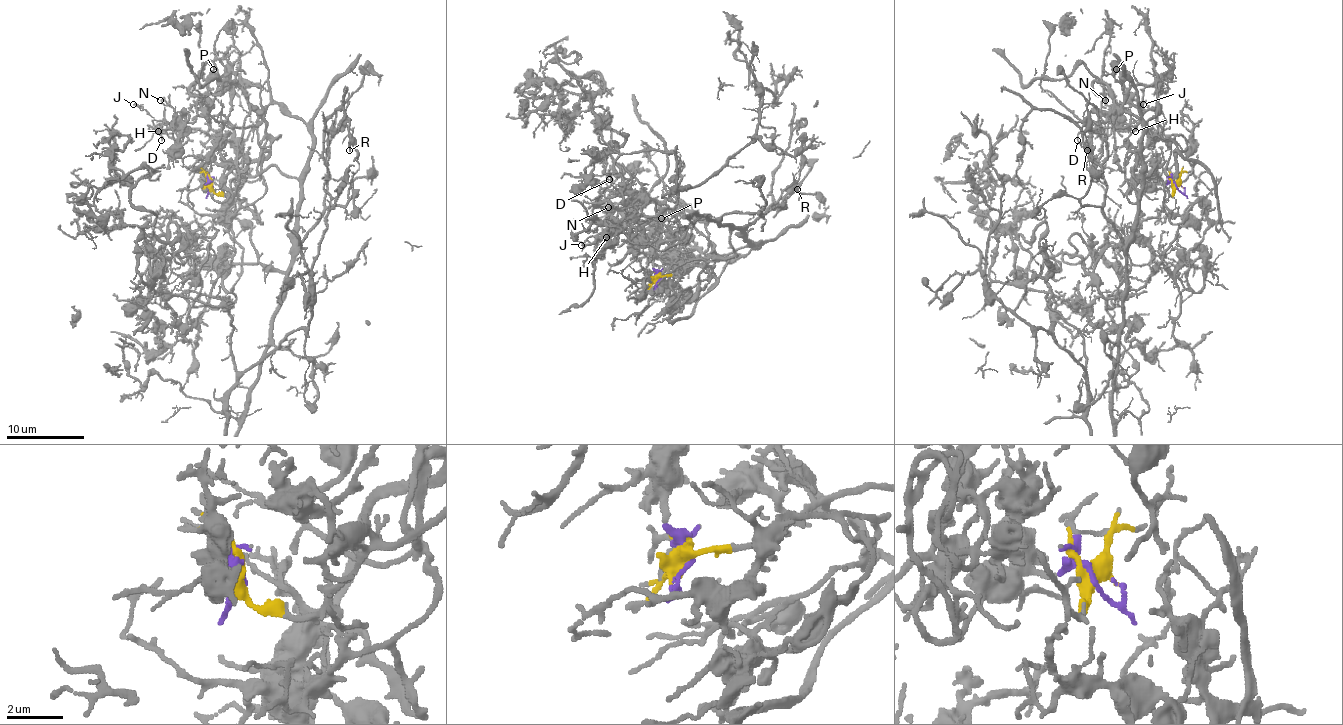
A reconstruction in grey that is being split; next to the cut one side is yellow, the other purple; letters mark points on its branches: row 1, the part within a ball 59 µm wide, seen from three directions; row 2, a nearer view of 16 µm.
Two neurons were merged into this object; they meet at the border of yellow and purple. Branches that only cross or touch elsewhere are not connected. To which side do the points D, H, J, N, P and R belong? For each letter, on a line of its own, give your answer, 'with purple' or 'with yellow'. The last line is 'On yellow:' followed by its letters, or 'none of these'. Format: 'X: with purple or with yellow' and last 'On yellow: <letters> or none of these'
D: with purple
H: with purple
J: with purple
N: with purple
P: with purple
R: with yellow
On yellow: R

